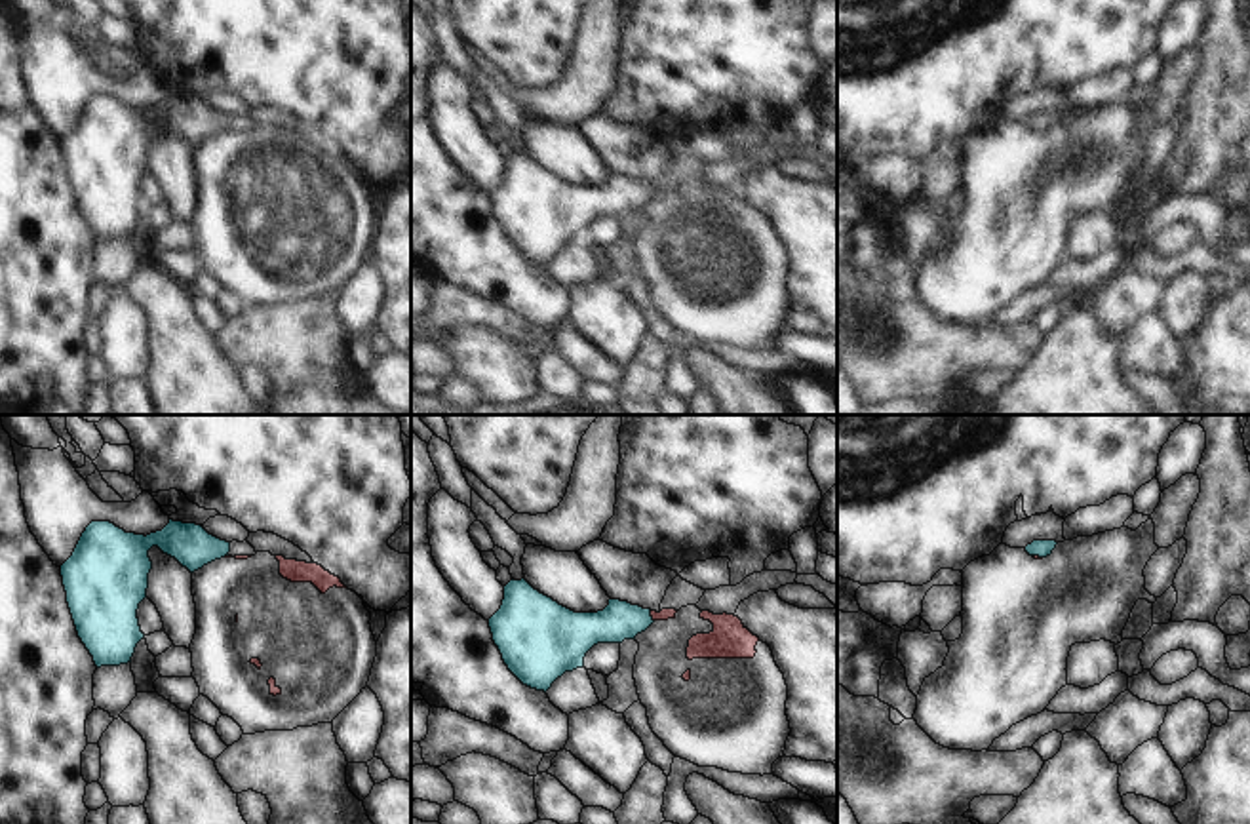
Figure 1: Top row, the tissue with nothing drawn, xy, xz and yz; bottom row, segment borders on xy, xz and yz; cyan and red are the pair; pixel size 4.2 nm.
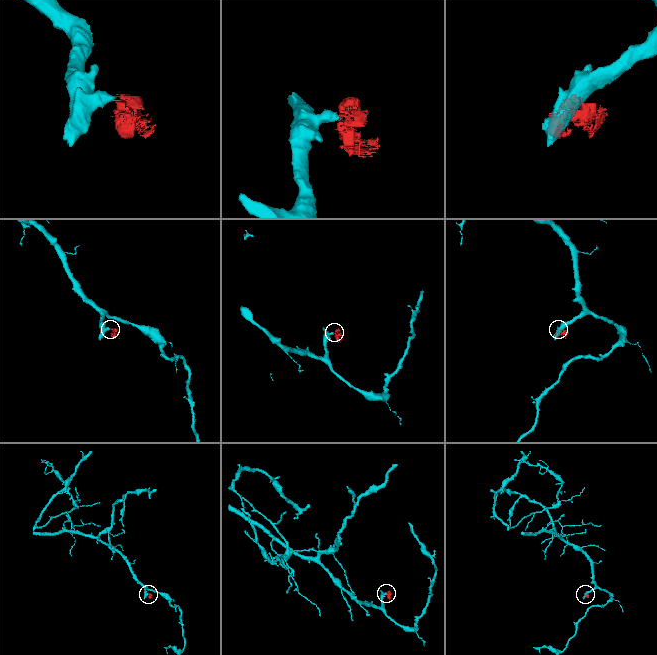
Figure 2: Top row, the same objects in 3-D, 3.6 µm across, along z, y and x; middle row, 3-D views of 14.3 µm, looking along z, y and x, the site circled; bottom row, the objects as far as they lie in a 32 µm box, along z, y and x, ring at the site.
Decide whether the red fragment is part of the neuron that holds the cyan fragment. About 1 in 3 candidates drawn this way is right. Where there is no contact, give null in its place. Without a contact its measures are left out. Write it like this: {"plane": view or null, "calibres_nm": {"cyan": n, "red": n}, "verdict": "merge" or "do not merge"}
{"plane": "xz", "calibres_nm": {"cyan": 170, "red": 50}, "verdict": "do not merge"}

